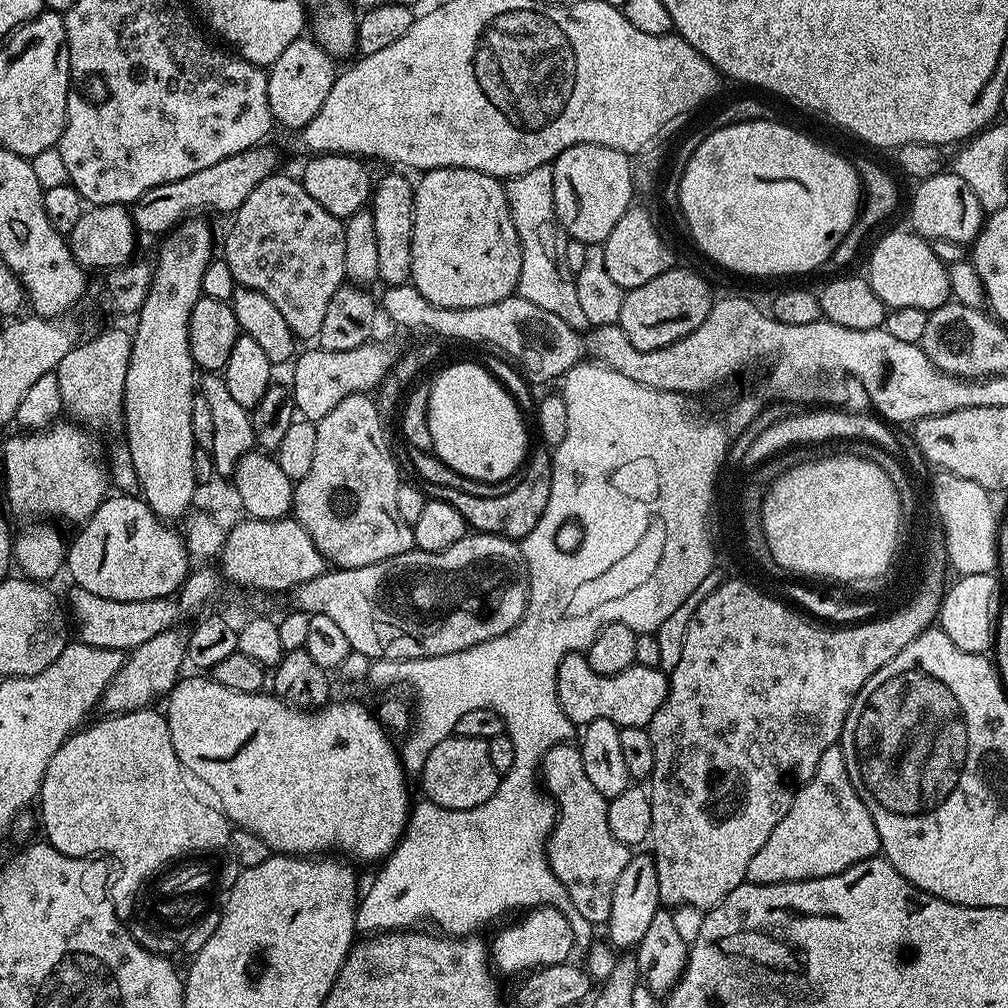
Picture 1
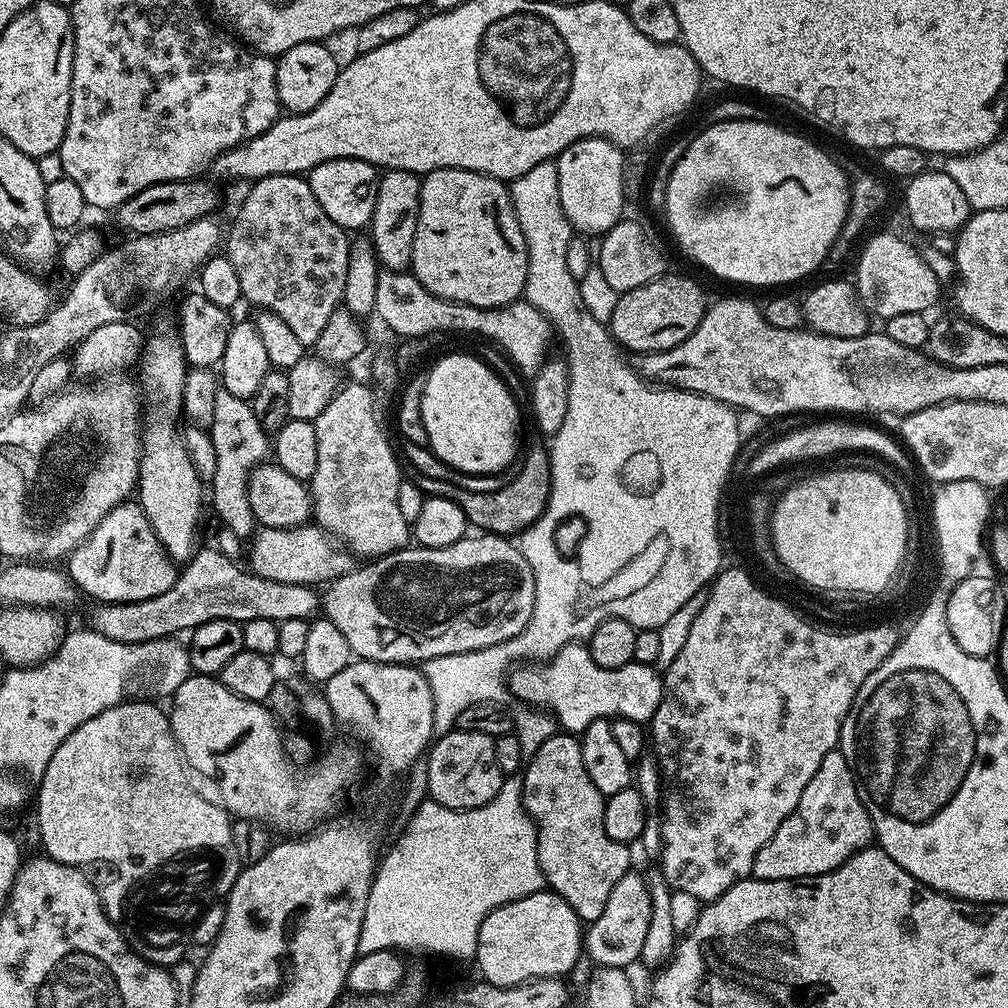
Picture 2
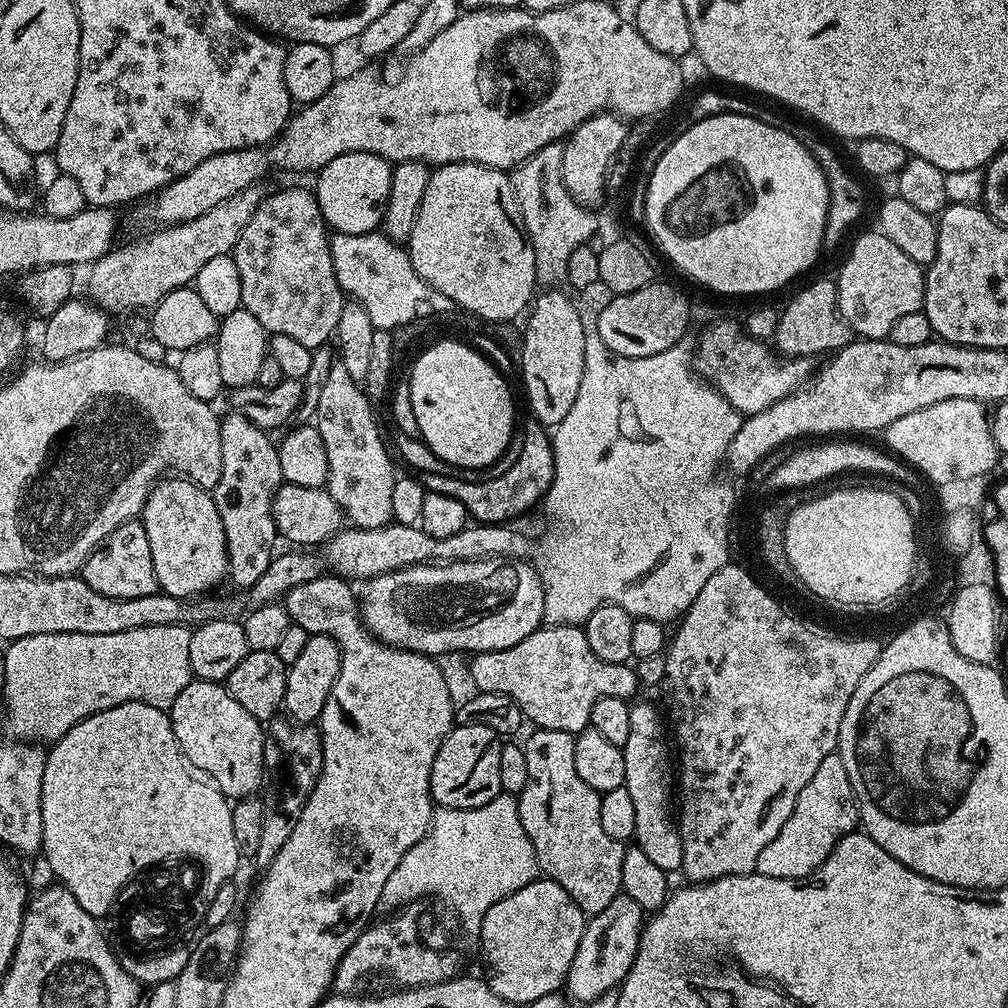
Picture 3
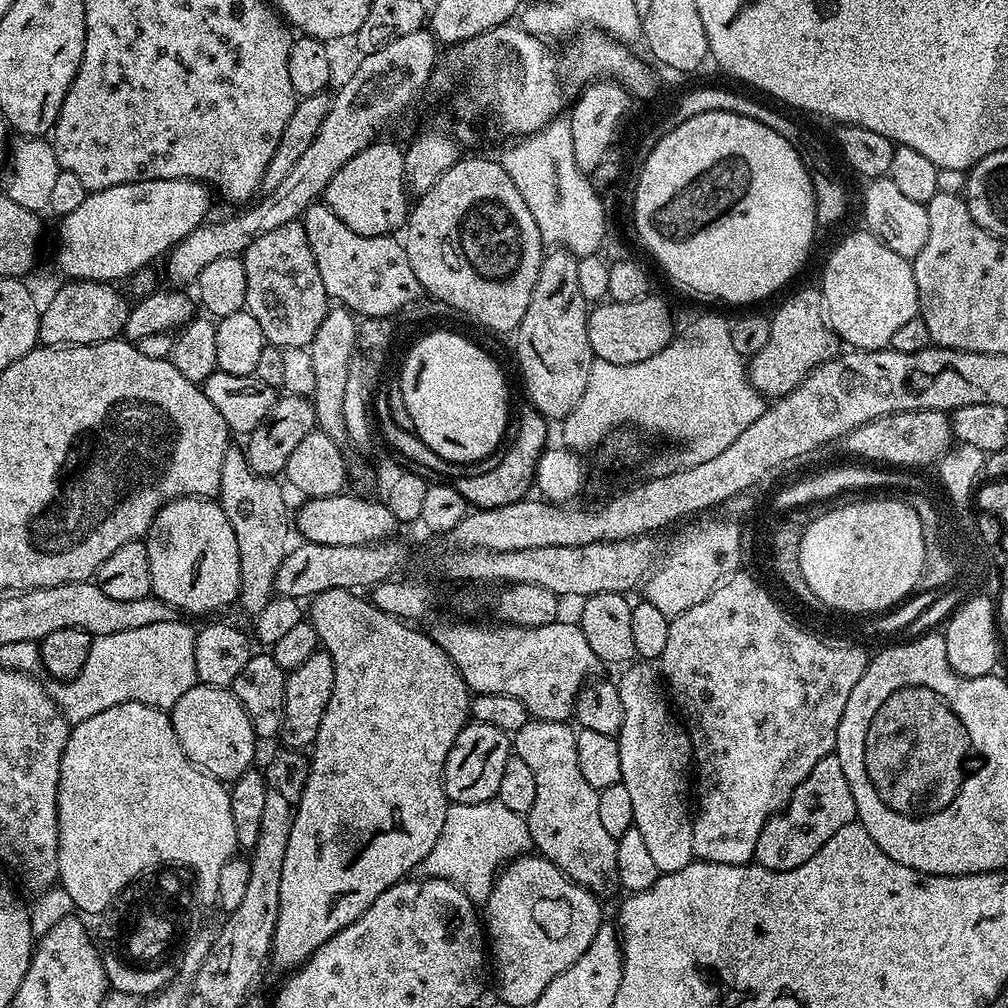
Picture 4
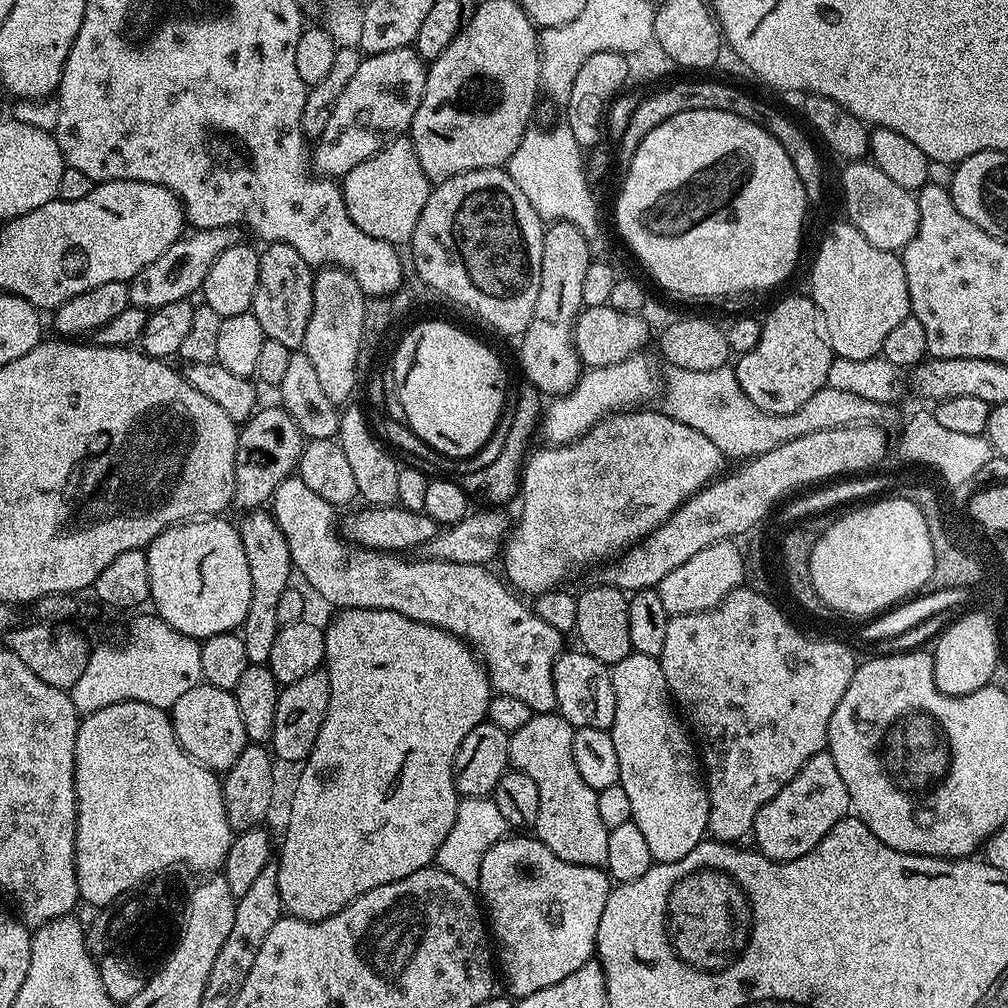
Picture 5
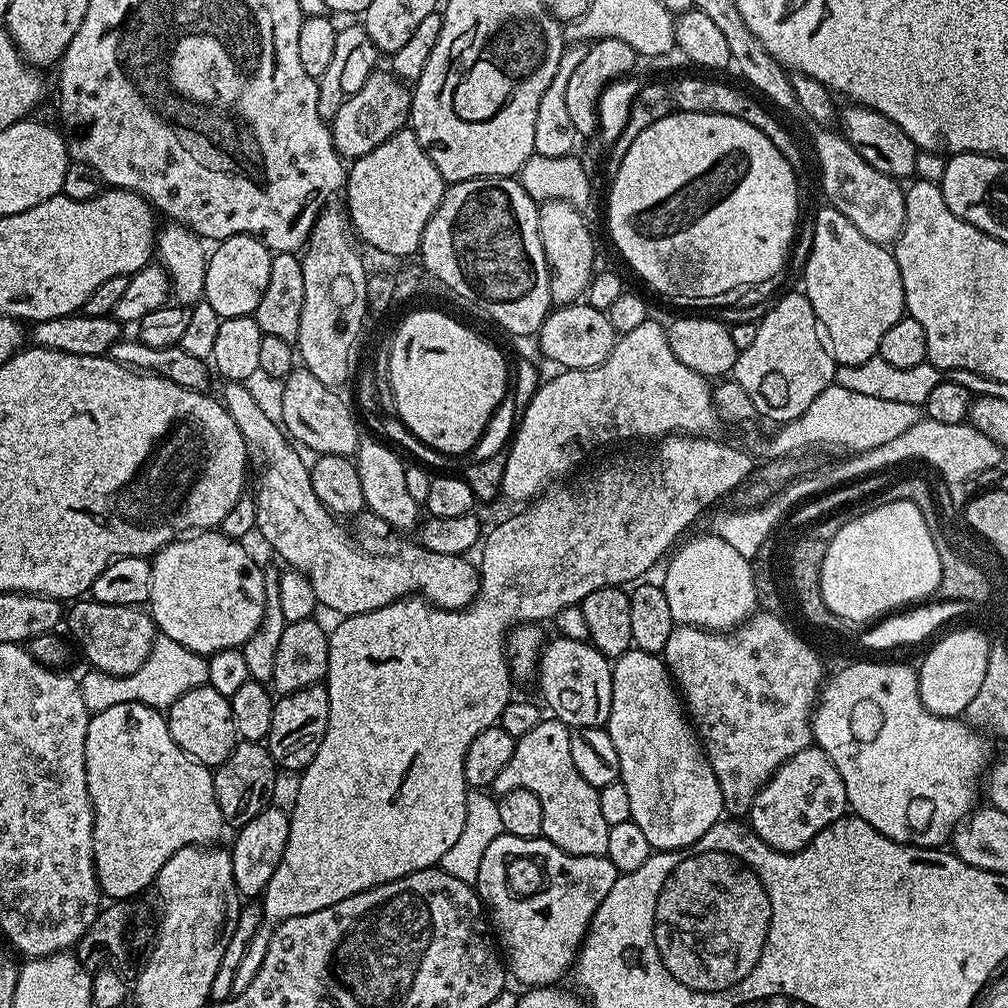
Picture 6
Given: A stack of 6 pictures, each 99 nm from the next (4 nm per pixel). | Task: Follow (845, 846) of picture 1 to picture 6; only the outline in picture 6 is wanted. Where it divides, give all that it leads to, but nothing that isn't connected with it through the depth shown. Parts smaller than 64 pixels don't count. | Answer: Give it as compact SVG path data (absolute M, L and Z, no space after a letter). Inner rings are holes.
M815 746L794 754L758 790L747 819L757 836L779 852L796 852L826 826L849 811L842 774L823 750Z

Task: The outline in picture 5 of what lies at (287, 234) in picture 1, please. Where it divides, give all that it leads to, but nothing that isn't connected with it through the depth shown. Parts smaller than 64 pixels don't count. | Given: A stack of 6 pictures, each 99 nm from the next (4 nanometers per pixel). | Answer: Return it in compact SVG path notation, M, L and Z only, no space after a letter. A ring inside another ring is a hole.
M268 244L260 252L258 286L254 290L251 311L262 326L265 337L293 350L303 349L306 322L310 322L314 290L314 270L289 244Z

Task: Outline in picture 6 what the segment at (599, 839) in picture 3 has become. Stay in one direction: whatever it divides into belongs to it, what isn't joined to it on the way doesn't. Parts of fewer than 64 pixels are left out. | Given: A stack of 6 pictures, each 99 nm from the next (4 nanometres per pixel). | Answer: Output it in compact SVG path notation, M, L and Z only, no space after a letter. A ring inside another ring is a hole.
M540 719L538 726L534 726L534 730L530 730L530 734L522 734L517 739L516 749L510 762L506 762L502 774L498 774L498 778L494 778L490 788L496 794L519 788L530 790L536 795L538 802L542 802L542 818L544 819L542 836L545 840L549 840L554 846L560 847L562 851L568 852L570 855L607 856L610 825L606 822L606 818L602 818L602 810L598 806L598 789L590 786L590 782L586 782L586 778L582 778L582 774L578 774L578 766L574 766L574 754L570 754L572 734L573 729L560 720Z

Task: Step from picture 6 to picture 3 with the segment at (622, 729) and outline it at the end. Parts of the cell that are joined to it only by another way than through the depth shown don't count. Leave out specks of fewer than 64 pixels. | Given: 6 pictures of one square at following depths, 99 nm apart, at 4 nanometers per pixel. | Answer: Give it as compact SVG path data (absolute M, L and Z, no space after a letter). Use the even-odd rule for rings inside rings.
M633 703L630 735L623 750L626 758L624 788L630 790L630 799L634 801L634 840L650 861L657 864L658 870L676 874L682 866L682 838L674 815L674 760L668 757L668 744L670 748L670 736L661 709L659 712L652 704Z

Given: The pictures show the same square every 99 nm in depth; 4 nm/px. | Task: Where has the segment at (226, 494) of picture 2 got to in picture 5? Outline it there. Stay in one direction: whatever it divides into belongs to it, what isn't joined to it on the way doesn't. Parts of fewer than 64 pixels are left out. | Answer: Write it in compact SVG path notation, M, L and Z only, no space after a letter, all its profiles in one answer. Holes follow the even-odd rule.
M271 511L249 512L243 519L244 521L239 521L238 527L242 538L242 550L246 550L246 563L250 566L250 608L238 634L246 646L249 665L267 665L270 646L274 646L274 638L281 625L278 622L278 602L290 586L291 580L288 579L294 576L294 569L286 538L282 530L278 530L278 522Z

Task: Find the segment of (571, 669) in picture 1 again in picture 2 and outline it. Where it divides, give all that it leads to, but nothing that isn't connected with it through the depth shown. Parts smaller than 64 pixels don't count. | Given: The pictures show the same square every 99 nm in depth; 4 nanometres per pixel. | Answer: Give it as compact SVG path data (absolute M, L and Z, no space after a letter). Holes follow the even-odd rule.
M577 642L562 646L562 650L543 662L524 662L513 667L507 673L506 688L524 703L521 705L551 713L565 733L582 734L590 722L617 716L647 725L662 702L664 682L661 673L651 664L633 662L606 670L590 658L583 643Z

